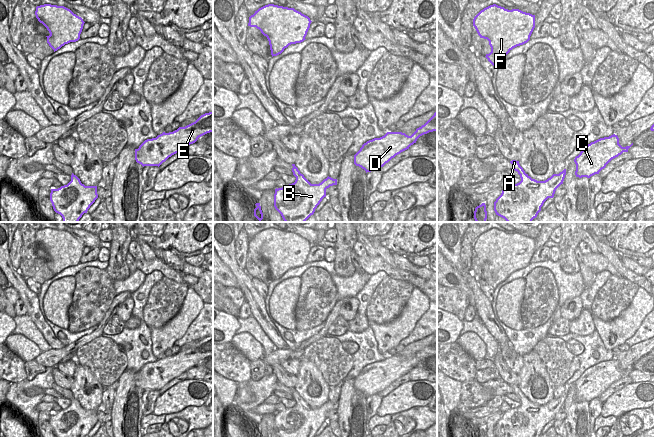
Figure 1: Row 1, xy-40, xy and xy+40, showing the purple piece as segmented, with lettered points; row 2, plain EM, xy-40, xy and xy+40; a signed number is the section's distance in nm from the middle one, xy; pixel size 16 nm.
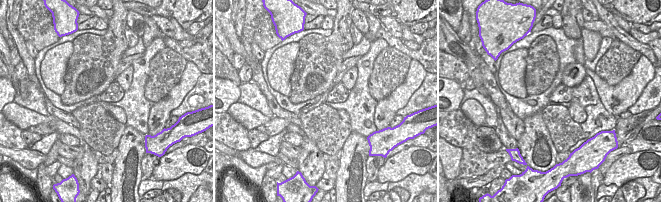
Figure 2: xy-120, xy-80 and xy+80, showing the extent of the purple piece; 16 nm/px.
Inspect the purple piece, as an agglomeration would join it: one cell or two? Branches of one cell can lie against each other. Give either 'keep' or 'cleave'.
keep

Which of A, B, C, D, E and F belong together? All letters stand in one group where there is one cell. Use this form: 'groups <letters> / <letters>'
groups A B C D E F

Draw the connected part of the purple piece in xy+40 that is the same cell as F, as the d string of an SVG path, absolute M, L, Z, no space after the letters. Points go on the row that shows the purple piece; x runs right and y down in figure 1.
M493 4L474 17L473 26L480 38L489 41L491 52L485 57L494 66L513 48L530 40L535 28L535 15Z

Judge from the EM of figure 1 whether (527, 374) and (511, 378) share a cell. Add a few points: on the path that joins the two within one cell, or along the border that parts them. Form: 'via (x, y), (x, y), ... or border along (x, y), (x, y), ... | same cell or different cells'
border along (517, 374), (519, 384) | different cells

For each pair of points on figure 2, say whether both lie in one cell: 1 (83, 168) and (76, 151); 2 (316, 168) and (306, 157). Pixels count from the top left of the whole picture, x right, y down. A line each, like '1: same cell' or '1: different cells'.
1: different cells
2: same cell

